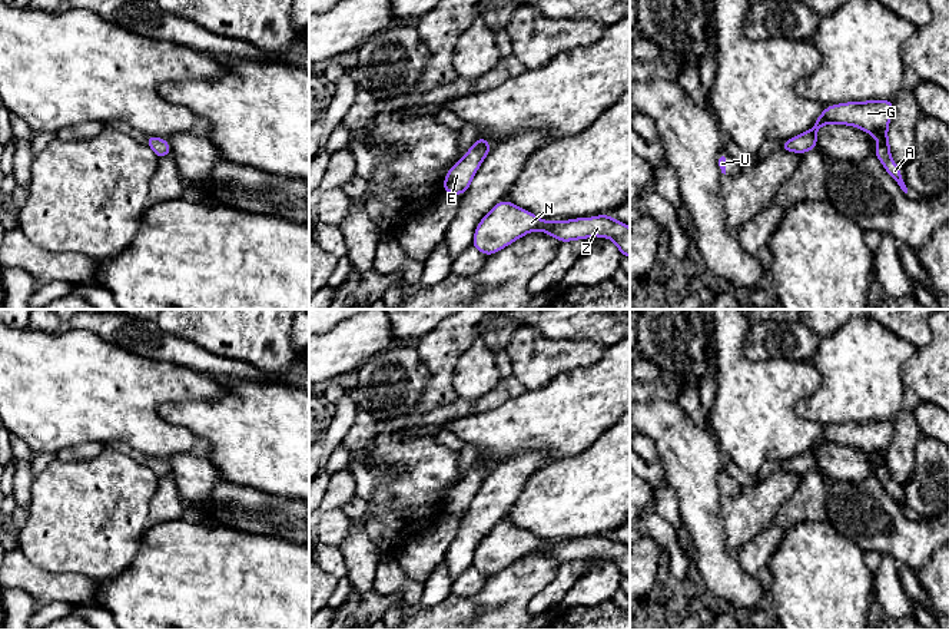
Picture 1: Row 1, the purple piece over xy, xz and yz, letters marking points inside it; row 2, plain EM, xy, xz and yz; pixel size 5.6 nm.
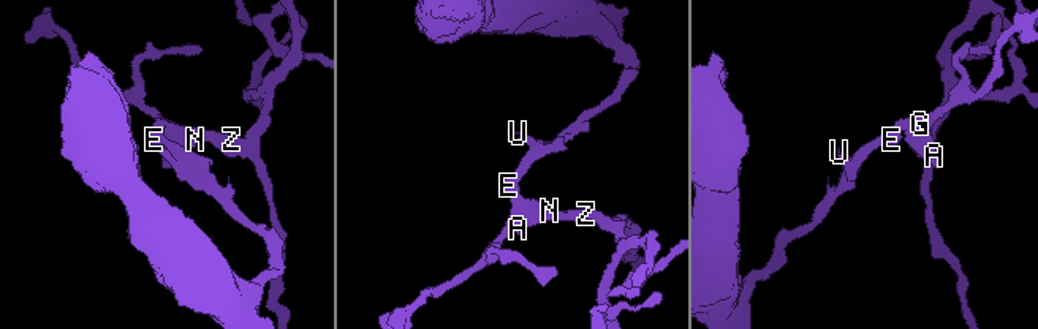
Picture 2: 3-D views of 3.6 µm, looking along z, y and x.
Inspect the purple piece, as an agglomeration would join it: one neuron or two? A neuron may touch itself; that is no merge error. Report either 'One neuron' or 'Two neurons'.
One neuron

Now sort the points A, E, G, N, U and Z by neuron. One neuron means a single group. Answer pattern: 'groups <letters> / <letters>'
groups A E G N U Z

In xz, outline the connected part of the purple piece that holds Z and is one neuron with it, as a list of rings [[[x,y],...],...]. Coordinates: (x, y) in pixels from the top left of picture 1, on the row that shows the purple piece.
[[[508,200],[498,202],[478,223],[472,246],[492,255],[518,238],[541,231],[560,242],[603,236],[611,239],[623,256],[630,256],[630,228],[608,215],[578,218],[563,222],[542,220]]]

